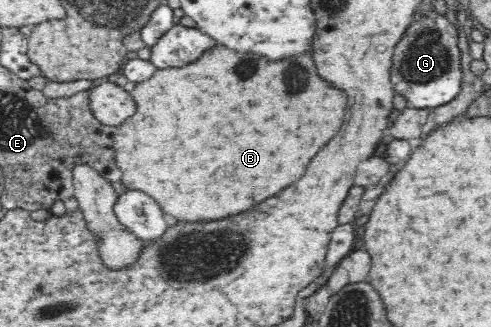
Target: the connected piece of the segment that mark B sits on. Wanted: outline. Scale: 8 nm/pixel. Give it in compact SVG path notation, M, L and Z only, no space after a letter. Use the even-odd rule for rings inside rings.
M218 44L214 50L208 50L200 60L196 60L192 64L180 68L158 69L149 80L136 83L129 93L136 101L137 112L134 116L128 117L122 124L119 124L119 133L114 135L116 166L120 168L122 173L120 189L145 192L162 206L164 214L176 218L178 222L184 222L184 224L200 222L200 224L204 224L204 222L222 220L222 218L228 218L228 216L242 214L242 212L258 206L260 202L272 198L274 194L282 192L286 186L294 184L298 178L304 176L310 160L340 132L347 105L345 93L337 88L331 88L329 84L326 86L327 82L318 78L312 58L310 53L306 53L305 56L292 58L292 62L278 62L278 66L270 66L268 62L262 62L262 58L254 58L250 54L241 54L241 52L229 50ZM232 56L246 56L246 58L242 58L242 64L244 64L242 66L242 86L240 86L238 74L234 74L234 66L238 64L238 60L232 62Z

